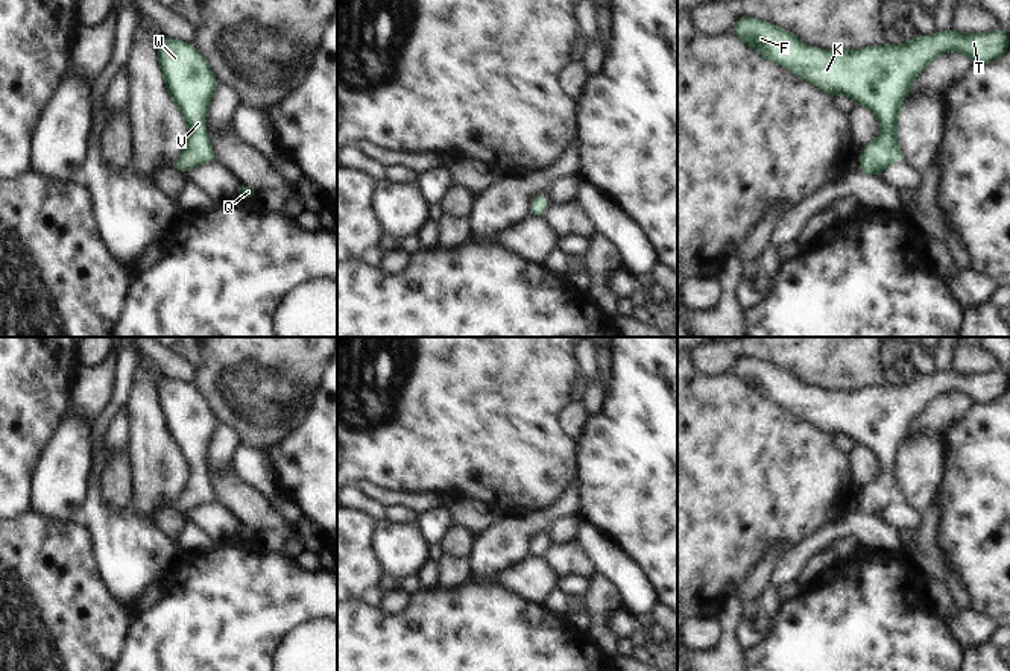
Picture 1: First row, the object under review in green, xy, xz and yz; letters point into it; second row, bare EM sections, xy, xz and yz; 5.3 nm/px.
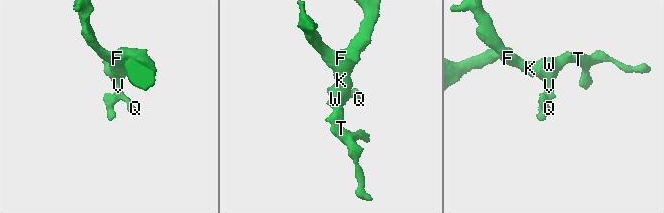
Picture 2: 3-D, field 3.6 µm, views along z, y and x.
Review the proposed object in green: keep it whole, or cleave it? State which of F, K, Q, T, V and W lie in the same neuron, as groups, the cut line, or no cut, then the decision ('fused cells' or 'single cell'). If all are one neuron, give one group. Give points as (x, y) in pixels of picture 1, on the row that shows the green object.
F K Q T V W | no cut | single cell

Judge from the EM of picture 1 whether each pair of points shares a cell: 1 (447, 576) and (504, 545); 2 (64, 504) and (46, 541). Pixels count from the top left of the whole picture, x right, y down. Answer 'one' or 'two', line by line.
1: two
2: two

